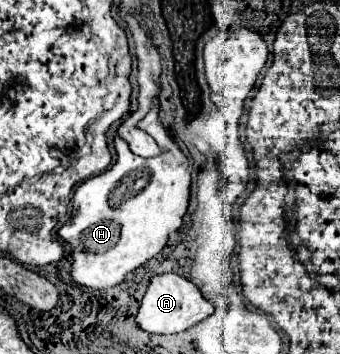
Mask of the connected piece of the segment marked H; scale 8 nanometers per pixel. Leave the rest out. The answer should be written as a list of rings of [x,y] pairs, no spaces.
[[[158,104],[138,126],[160,142],[162,152],[154,158],[134,156],[126,142],[116,136],[114,146],[118,158],[114,166],[76,188],[72,198],[74,216],[58,230],[60,240],[70,246],[70,278],[80,286],[104,290],[120,284],[128,272],[148,262],[166,246],[168,236],[182,226],[188,210],[188,162],[160,124]]]

